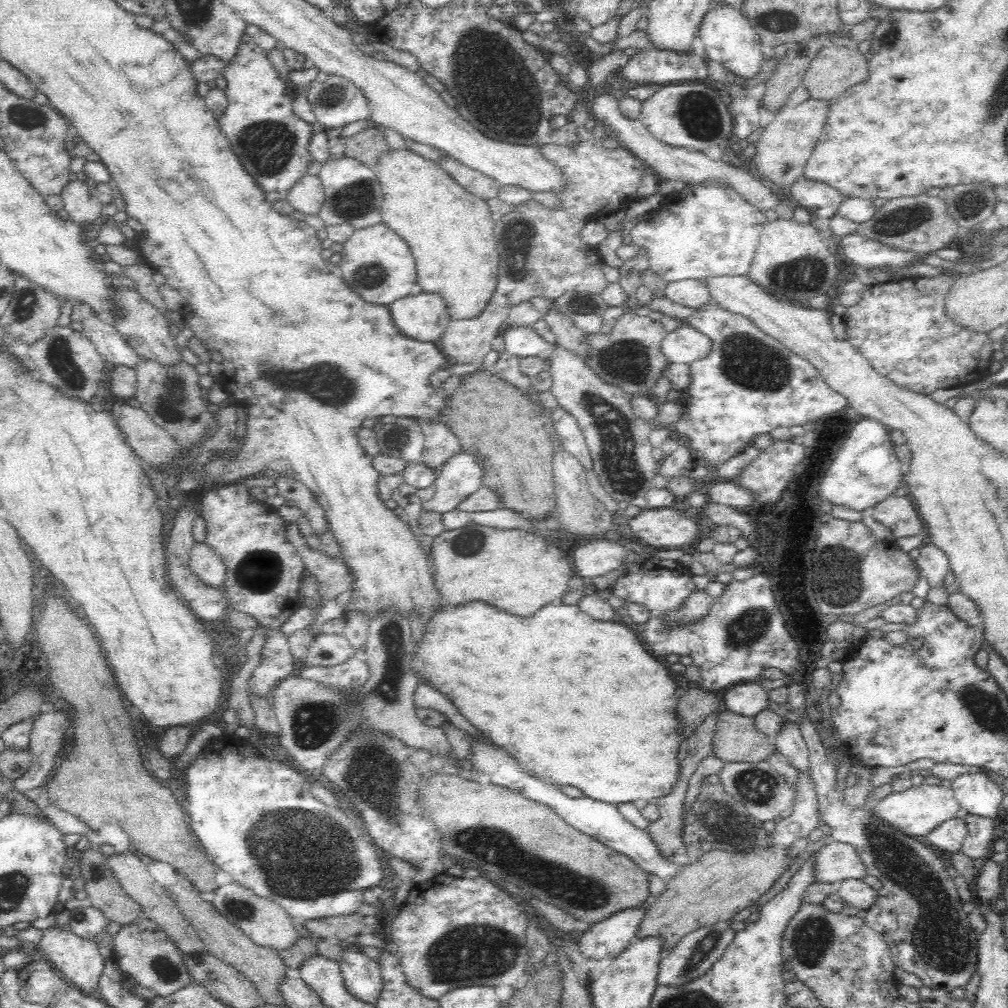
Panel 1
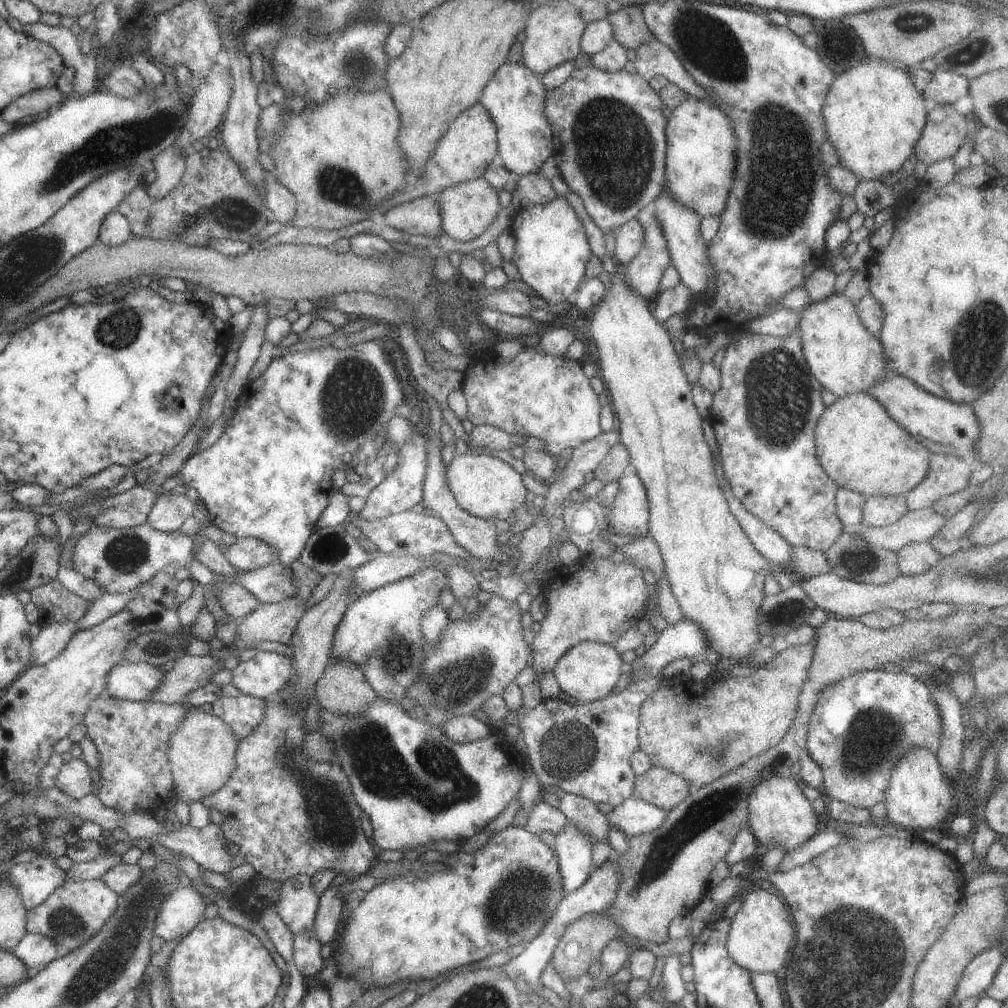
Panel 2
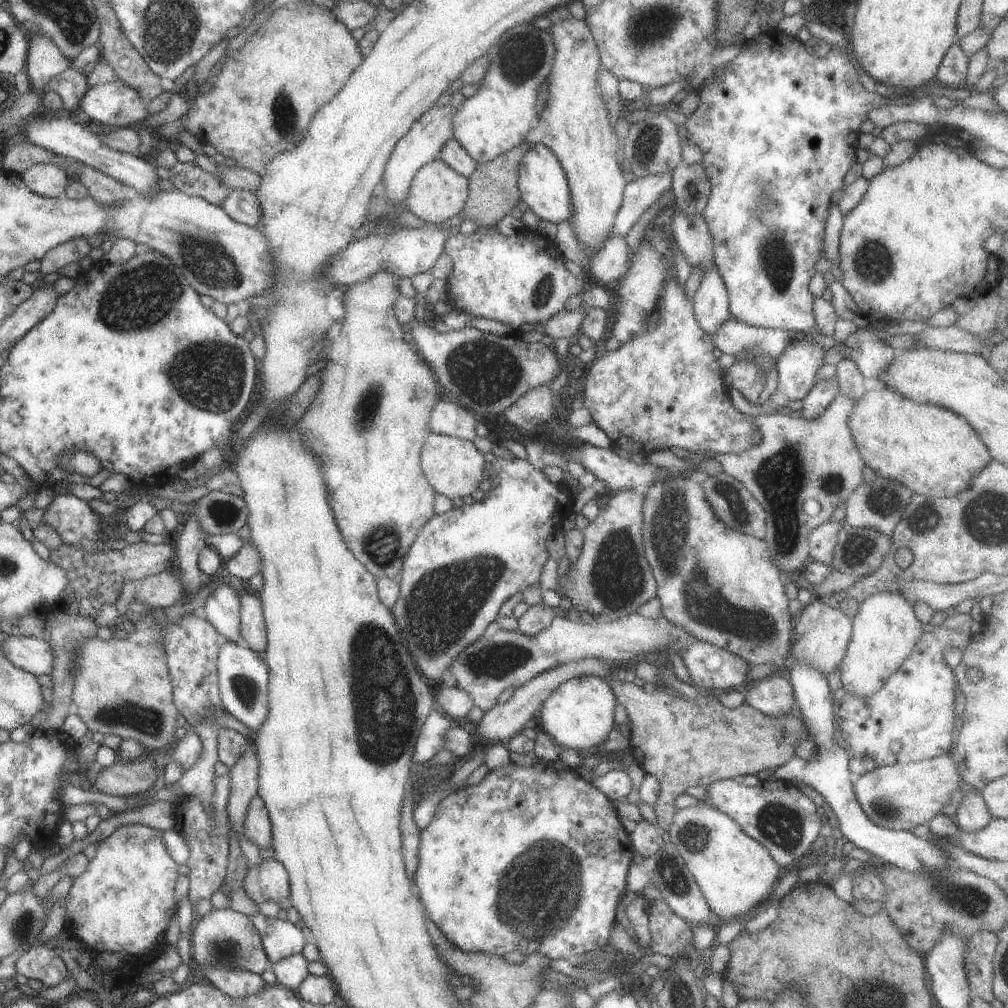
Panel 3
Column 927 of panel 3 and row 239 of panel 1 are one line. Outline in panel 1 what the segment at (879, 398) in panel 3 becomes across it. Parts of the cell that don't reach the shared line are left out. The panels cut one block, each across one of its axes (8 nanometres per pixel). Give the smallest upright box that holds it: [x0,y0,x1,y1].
[375,147,499,321]

